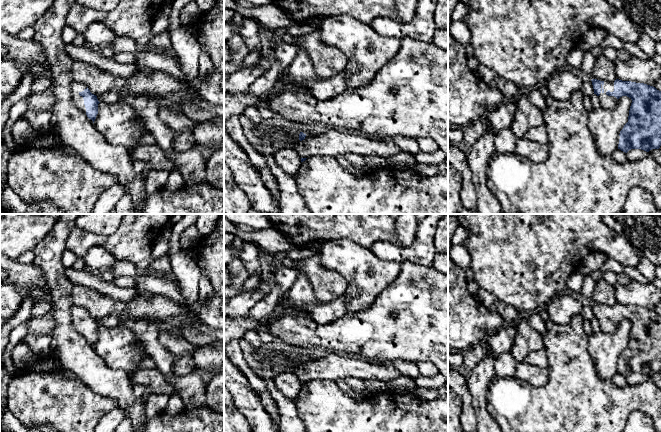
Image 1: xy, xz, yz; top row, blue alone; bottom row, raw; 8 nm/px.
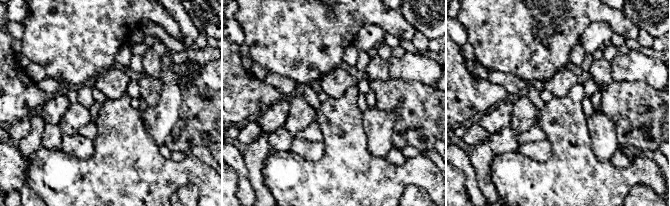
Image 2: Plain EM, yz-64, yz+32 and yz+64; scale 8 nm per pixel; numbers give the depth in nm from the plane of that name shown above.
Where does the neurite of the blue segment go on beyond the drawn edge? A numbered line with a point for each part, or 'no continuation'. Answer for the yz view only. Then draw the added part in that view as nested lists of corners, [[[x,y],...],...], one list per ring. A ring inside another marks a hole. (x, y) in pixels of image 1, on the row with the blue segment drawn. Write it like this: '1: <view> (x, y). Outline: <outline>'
1: yz (607, 102). Outline: [[[604,81],[604,84],[601,84],[601,93],[599,95],[600,106],[606,110],[614,109],[618,104],[618,99],[614,96],[608,96],[607,91],[614,91],[614,82]]]

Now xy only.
1: xy (76, 87). Outline: [[[73,81],[71,83],[72,99],[74,104],[86,114],[86,108],[84,105],[84,99],[79,95],[80,92],[84,91],[87,85],[83,82]]]

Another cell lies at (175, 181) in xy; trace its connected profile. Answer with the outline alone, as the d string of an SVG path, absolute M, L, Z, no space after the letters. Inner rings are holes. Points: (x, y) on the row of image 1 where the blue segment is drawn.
M173 170L169 173L165 189L169 191L177 191L186 185L182 174L178 170Z

